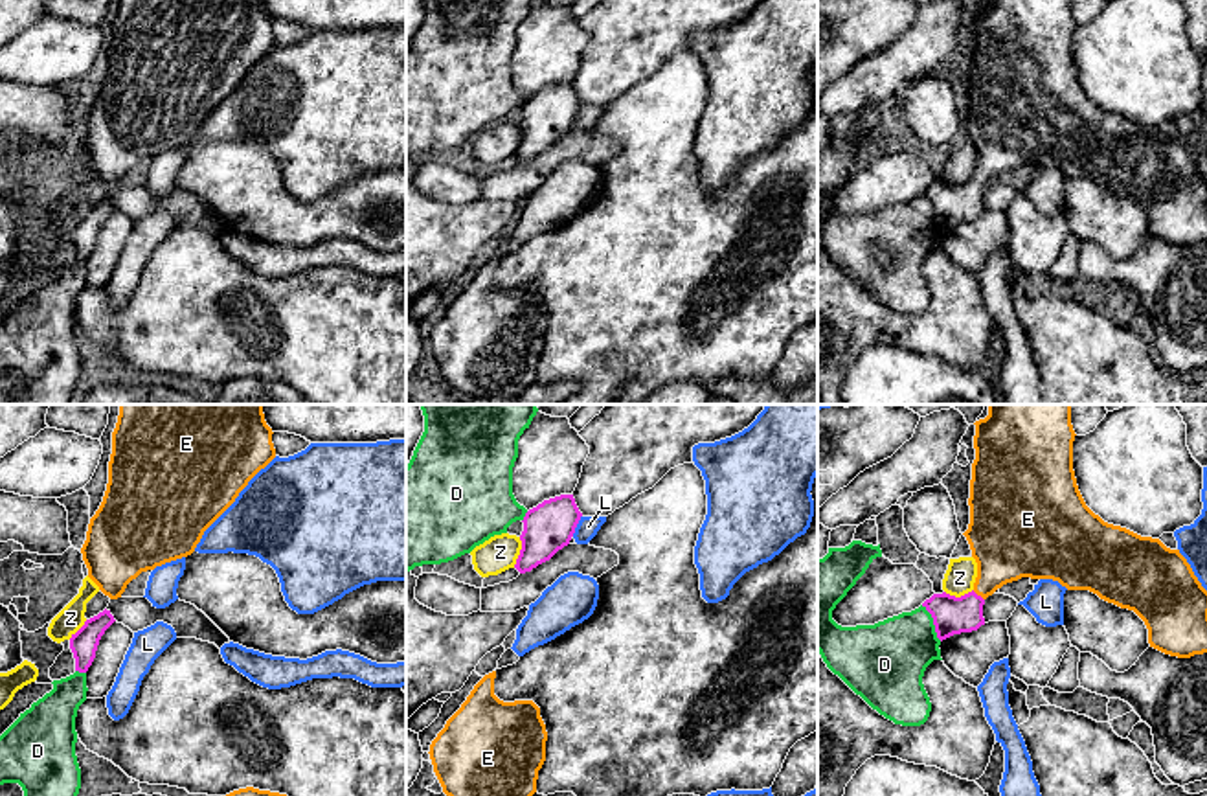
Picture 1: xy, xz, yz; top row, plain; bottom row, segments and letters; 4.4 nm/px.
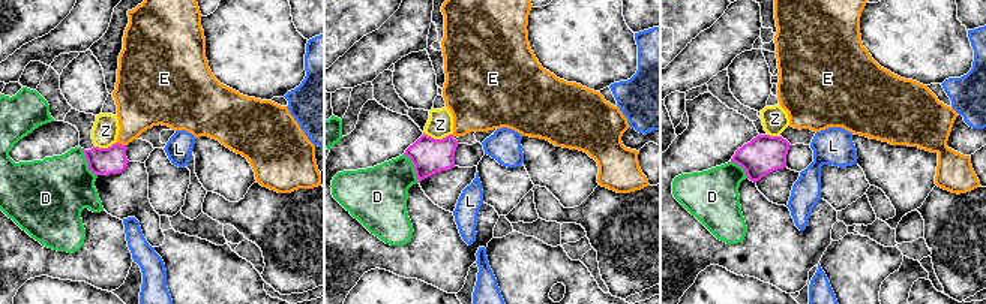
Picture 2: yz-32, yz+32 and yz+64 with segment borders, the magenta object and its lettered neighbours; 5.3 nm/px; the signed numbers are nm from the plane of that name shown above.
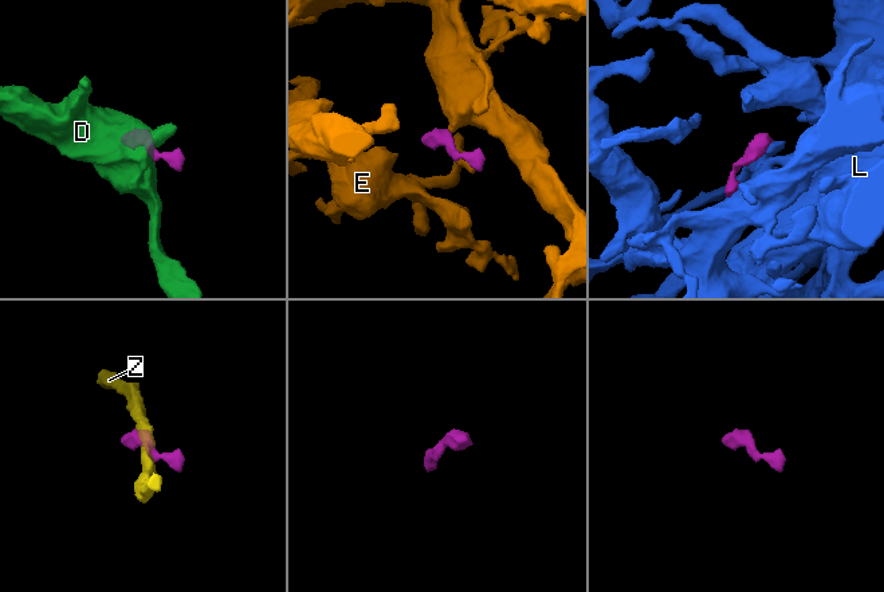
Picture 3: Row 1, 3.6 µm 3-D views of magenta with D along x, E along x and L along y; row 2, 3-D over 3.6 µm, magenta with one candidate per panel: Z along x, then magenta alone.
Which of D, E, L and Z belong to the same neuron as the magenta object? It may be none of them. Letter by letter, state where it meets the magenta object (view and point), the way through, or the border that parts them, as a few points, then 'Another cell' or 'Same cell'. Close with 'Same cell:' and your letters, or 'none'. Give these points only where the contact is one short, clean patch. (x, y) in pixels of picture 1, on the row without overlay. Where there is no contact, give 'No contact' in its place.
D: Touches magenta at yz (934, 212). Another cell
E: Touches magenta at yz (976, 182). Path across: yz (950, 203), (956, 203), (976, 182), (987, 171), (1007, 135). Same cell
L: Touches magenta at xz (575, 114). Another cell
Z: Touches magenta at xz (520, 140). Boundary: xz (520, 125), (520, 142), (513, 155). Another cell
Same cell: E

